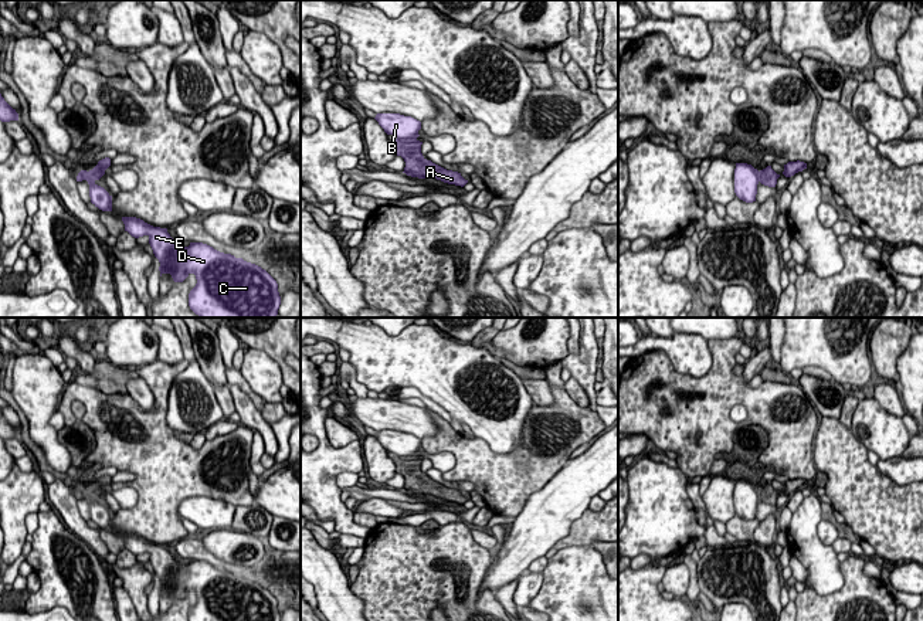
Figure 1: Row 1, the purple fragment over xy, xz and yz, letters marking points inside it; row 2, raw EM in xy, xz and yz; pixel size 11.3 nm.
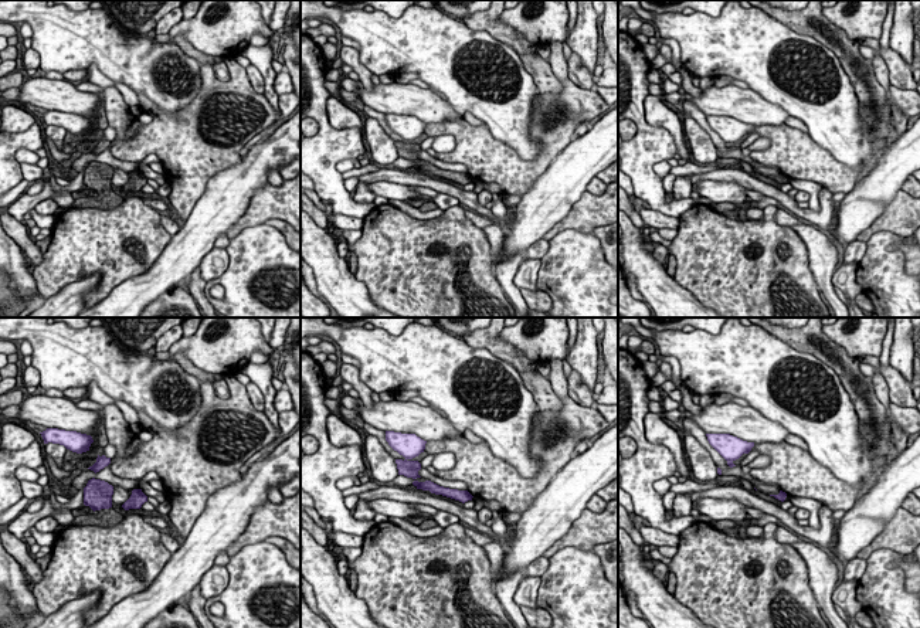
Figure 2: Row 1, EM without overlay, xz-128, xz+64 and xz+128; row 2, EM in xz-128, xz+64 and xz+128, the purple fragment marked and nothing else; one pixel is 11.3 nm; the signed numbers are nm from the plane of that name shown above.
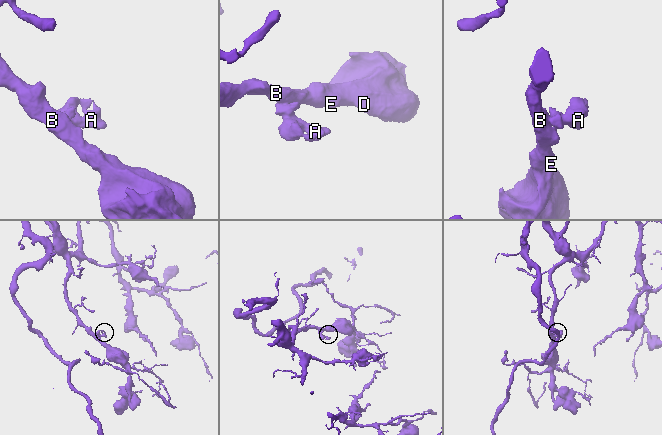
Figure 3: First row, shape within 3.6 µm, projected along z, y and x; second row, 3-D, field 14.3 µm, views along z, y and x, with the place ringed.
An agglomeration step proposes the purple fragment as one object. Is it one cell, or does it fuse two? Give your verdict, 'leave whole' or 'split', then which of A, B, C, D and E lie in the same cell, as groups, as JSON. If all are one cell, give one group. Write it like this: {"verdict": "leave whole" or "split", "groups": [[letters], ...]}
{"verdict": "split", "groups": [["A"], ["B", "C", "D", "E"]]}

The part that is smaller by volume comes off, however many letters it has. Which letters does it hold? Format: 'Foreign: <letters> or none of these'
Foreign: A

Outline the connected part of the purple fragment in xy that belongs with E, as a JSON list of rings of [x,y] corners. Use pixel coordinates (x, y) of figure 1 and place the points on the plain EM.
[[[122,535],[125,549],[132,554],[149,554],[149,561],[159,577],[160,594],[170,591],[174,600],[183,600],[190,591],[197,601],[189,611],[189,621],[281,621],[276,598],[261,584],[224,571],[203,560],[179,563],[167,550],[167,546],[153,544],[136,535]]]

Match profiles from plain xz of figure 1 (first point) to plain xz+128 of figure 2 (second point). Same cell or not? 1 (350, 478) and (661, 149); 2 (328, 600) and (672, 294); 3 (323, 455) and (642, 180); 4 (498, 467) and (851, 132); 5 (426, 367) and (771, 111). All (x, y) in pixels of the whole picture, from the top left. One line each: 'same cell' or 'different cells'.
1: different cells
2: same cell
3: same cell
4: different cells
5: different cells

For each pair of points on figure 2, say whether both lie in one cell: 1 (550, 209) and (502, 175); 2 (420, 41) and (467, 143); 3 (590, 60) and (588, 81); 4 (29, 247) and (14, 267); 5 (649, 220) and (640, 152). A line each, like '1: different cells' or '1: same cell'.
1: different cells
2: different cells
3: different cells
4: different cells
5: different cells

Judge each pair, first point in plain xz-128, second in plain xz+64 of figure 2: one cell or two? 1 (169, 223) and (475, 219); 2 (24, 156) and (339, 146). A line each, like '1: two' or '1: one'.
1: one
2: two

